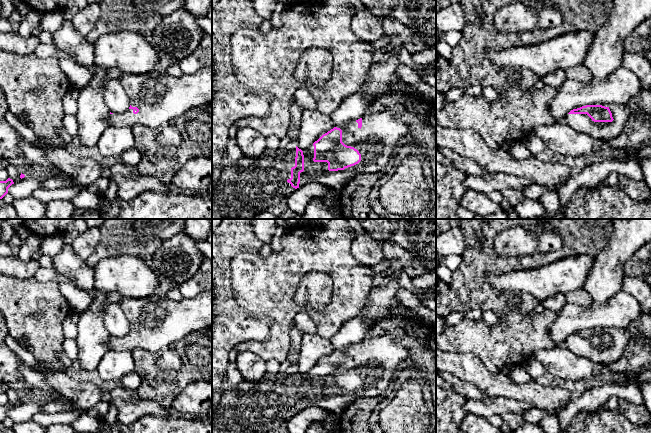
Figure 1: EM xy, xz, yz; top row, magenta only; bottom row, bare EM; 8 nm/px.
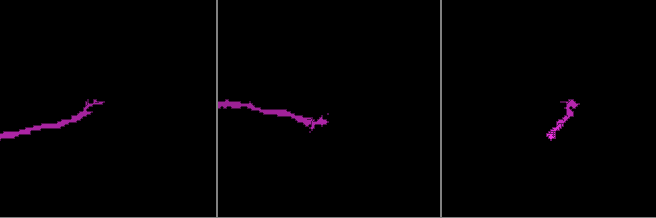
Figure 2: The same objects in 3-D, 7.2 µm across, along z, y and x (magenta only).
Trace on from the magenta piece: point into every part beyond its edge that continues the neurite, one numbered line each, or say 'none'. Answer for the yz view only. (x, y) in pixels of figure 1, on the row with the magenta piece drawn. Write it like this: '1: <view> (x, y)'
1: yz (582, 123)

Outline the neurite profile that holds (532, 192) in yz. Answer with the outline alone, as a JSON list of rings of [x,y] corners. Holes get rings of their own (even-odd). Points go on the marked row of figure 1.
[[[532,184],[522,190],[524,197],[528,200],[538,200],[546,192],[557,191],[554,188],[547,188],[538,184]]]

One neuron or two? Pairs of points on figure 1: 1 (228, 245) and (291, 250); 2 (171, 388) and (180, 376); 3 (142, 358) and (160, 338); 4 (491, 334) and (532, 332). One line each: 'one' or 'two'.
1: two
2: one
3: two
4: one

